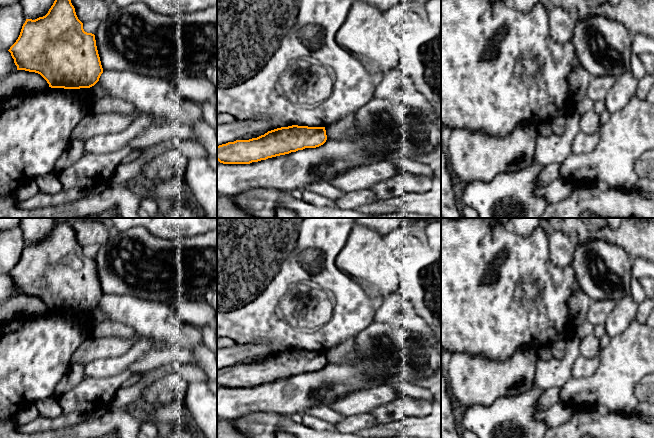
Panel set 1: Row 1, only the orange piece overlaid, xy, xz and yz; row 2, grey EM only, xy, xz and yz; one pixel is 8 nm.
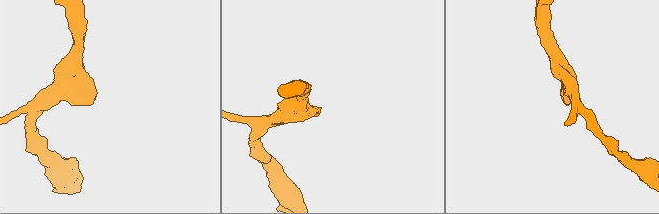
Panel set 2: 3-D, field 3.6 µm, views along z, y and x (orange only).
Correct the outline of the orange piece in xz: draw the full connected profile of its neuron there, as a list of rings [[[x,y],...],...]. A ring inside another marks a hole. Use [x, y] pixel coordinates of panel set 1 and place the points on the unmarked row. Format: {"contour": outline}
{"contour": [[[281,351],[257,362],[217,370],[217,384],[223,388],[250,388],[305,372],[316,372],[326,364],[325,351]]]}

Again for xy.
{"contour": [[[65,221],[56,222],[45,240],[26,243],[18,263],[8,275],[17,294],[40,298],[51,312],[90,312],[103,297],[95,259],[84,255],[71,223]]]}

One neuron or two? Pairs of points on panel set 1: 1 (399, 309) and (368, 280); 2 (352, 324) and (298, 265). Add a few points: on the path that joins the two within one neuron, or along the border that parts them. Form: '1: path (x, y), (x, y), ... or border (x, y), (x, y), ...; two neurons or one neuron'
1: border (397, 291), (383, 294), (378, 299); two neurons
2: path (352, 306), (319, 271), (316, 271); one neuron

